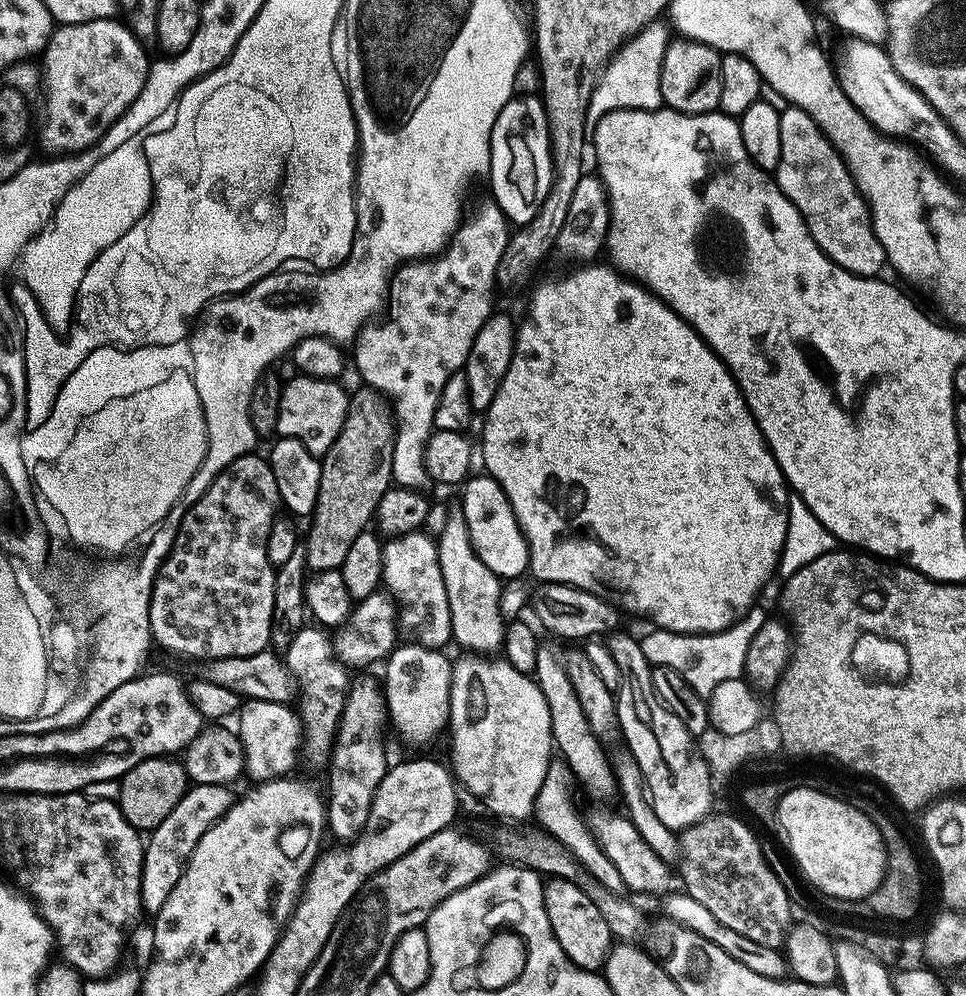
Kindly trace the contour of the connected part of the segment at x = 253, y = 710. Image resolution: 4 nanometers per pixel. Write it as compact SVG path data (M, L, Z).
M244 700L238 711L238 735L244 751L244 770L252 782L287 777L302 752L300 717L289 705L265 700Z

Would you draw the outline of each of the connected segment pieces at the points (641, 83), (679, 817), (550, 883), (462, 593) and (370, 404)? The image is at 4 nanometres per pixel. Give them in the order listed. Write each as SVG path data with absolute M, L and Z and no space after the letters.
M653 22L631 36L613 53L611 60L605 64L604 71L600 73L596 89L588 103L586 122L589 126L595 126L607 112L619 108L654 110L664 104L660 89L660 71L669 39L670 33L664 22Z
M617 630L607 637L606 643L622 670L624 682L616 698L618 732L624 735L623 743L634 754L638 770L642 770L644 786L654 806L654 814L666 827L683 830L699 822L713 811L714 797L710 788L711 774L703 757L694 754L694 737L678 722L672 711L660 701L652 685L653 665L648 662L645 645L628 632Z
M560 876L544 880L544 905L546 918L550 918L550 930L554 930L554 938L558 938L558 946L562 946L570 962L587 972L600 972L614 943L610 926L606 926L602 918L602 910L590 902L573 880L563 880Z
M454 506L448 508L446 514L446 526L442 534L437 536L436 553L438 554L438 566L442 570L442 582L446 582L446 599L450 602L450 622L452 623L452 640L460 643L464 650L475 650L480 654L490 654L499 649L504 642L504 629L506 621L499 610L499 596L502 581L499 576L478 558L474 546L470 542L470 530L466 526L463 507Z
M360 386L348 398L346 422L334 446L320 462L322 478L318 482L318 502L313 510L308 528L304 557L312 572L338 570L354 546L354 538L373 523L382 494L393 487L392 451L396 441L396 421L389 401L376 389Z

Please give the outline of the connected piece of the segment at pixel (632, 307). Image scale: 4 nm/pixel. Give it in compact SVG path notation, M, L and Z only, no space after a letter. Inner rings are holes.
M580 266L569 276L561 280L552 280L544 284L532 296L532 309L528 312L528 321L522 323L516 330L516 345L514 354L510 358L510 370L506 370L506 378L502 378L502 386L498 386L498 394L494 394L494 402L490 402L487 412L483 413L484 433L478 440L478 450L484 459L483 471L494 477L506 490L506 498L510 498L510 506L518 518L518 526L524 532L528 543L528 567L532 574L536 574L537 581L549 584L569 584L575 588L586 590L595 596L601 596L610 604L615 604L621 613L629 612L632 616L641 616L649 620L656 628L665 628L667 632L681 632L691 636L701 636L707 632L721 632L732 624L735 624L749 608L757 603L756 595L768 584L768 579L776 572L780 564L780 555L784 552L784 543L788 540L790 525L788 522L788 498L790 489L787 480L784 479L782 470L774 458L774 454L768 449L768 443L764 441L762 430L754 418L754 414L748 409L748 404L741 394L735 378L732 377L727 366L720 357L712 351L702 337L696 333L696 329L680 317L680 313L667 308L660 299L652 295L643 284L613 270L611 267L596 268L597 266Z

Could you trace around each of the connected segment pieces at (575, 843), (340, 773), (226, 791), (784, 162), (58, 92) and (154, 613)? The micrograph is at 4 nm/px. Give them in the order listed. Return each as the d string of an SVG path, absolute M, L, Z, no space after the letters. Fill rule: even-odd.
M553 759L549 769L546 770L545 781L542 782L542 786L536 796L535 823L543 828L544 831L550 833L558 842L565 844L575 854L581 867L587 869L598 882L602 882L602 886L606 886L615 892L623 893L625 886L622 882L622 874L618 874L614 862L610 862L610 858L600 848L590 824L587 824L580 817L580 812L576 809L575 802L572 801L572 788L574 789L574 777L568 771L568 765L564 763L563 759Z
M360 676L351 681L348 697L344 703L344 712L340 715L340 729L336 731L336 747L332 749L332 758L326 765L328 772L328 796L326 792L326 828L337 836L337 841L350 842L364 831L370 818L374 794L388 773L390 759L384 749L384 724L389 723L388 705L384 702L384 690L379 679L372 676Z
M192 784L184 797L166 814L163 822L147 833L144 846L144 866L142 886L140 887L140 901L145 913L155 914L170 898L170 890L174 890L178 878L182 878L184 865L194 854L194 846L232 809L234 803L233 789L227 784Z
M789 106L780 114L782 154L774 173L776 184L802 214L808 232L834 264L850 270L855 276L879 277L886 268L882 242L874 234L868 201L860 197L856 183L836 147L802 110Z
M119 19L110 20L91 20L90 22L82 22L81 24L62 24L52 29L52 36L48 40L48 45L44 47L42 53L42 116L45 116L44 129L39 129L38 144L45 148L48 154L79 154L87 152L88 149L99 144L100 140L112 127L118 122L118 118L122 118L122 114L129 108L131 104L138 98L138 94L143 90L144 83L148 77L148 69L150 67L150 59L146 53L145 45L140 43L138 38L134 38L131 30L125 26Z
M249 454L230 462L226 470L214 478L212 485L186 510L182 522L178 526L178 534L174 538L172 548L168 551L168 557L160 563L160 571L156 574L156 581L152 587L152 601L150 602L150 626L152 627L152 639L157 645L169 648L172 652L178 652L184 656L194 656L199 662L217 660L218 658L234 658L235 656L253 656L265 651L269 647L272 638L272 607L274 606L274 578L275 571L266 558L266 538L270 534L270 526L278 519L278 513L282 505L278 486L274 482L274 470L268 464L263 455Z

